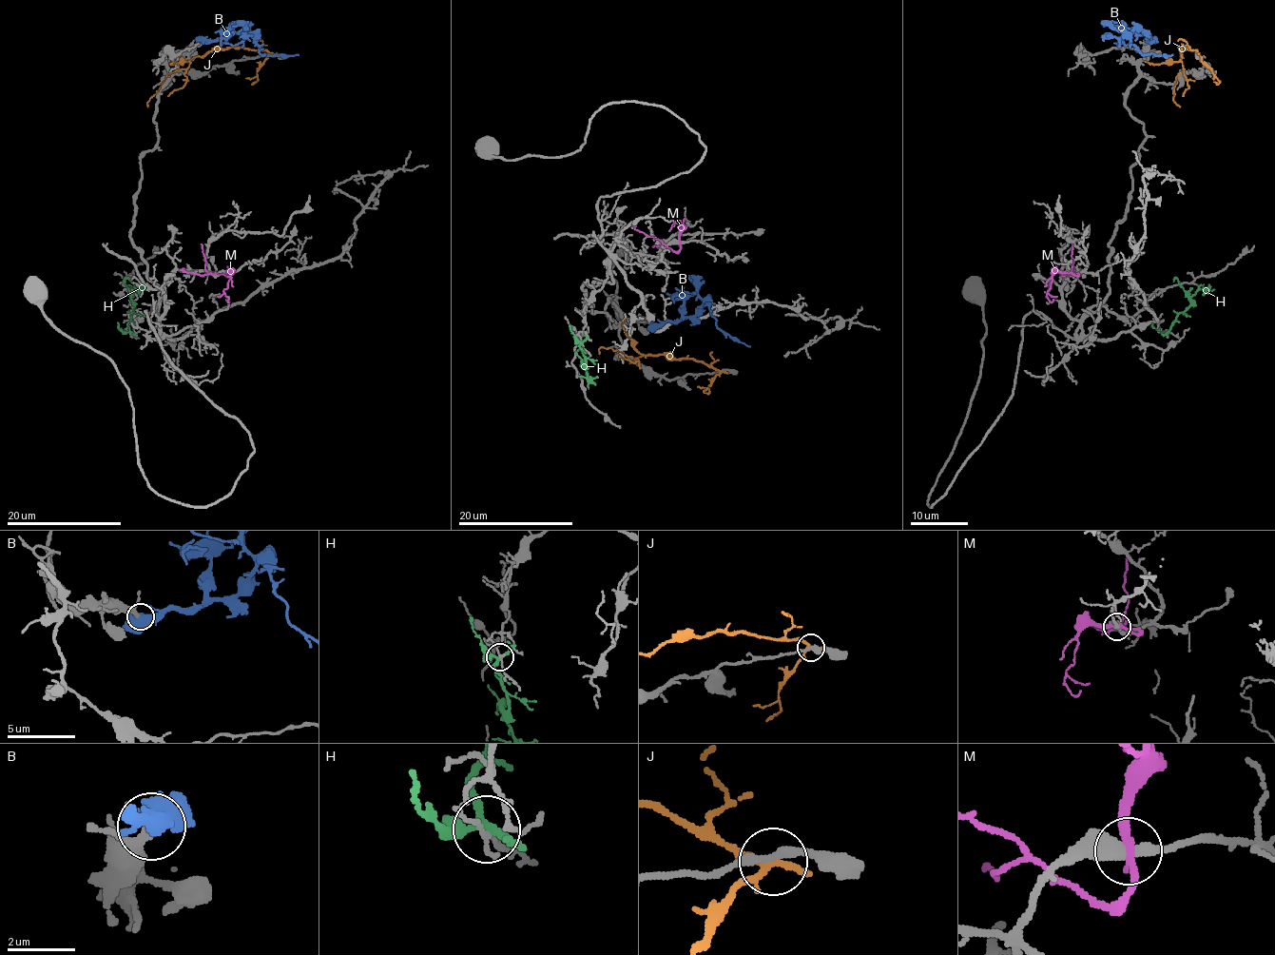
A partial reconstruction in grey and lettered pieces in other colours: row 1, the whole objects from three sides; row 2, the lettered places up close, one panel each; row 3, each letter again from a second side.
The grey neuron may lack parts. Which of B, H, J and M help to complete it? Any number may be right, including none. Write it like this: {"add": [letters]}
{"add": ["B"]}

